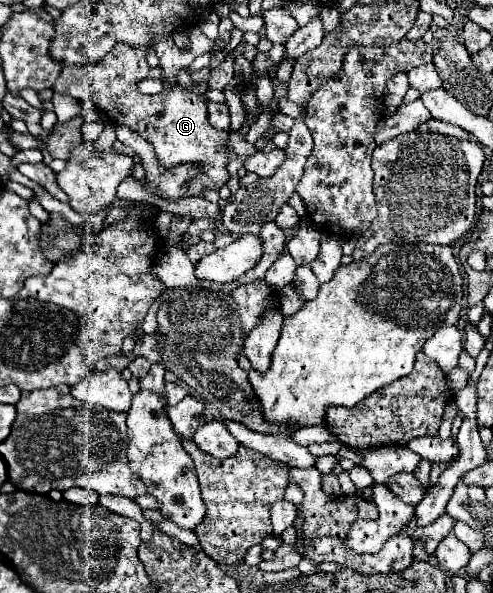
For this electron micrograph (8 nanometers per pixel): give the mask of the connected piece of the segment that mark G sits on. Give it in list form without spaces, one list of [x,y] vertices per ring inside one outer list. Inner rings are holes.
[[[116,43],[114,49],[94,65],[64,67],[52,89],[56,93],[94,103],[96,111],[106,123],[126,125],[138,131],[146,141],[154,145],[158,161],[164,167],[174,167],[178,163],[210,165],[204,167],[204,173],[198,175],[196,181],[190,181],[190,197],[202,197],[204,189],[220,189],[222,183],[228,181],[228,155],[222,153],[222,141],[226,141],[226,131],[218,131],[208,123],[206,97],[198,95],[196,91],[188,91],[180,83],[172,85],[160,95],[142,95],[138,91],[138,83],[146,79],[150,71],[146,63],[146,51],[146,47],[136,49],[126,43]]]

